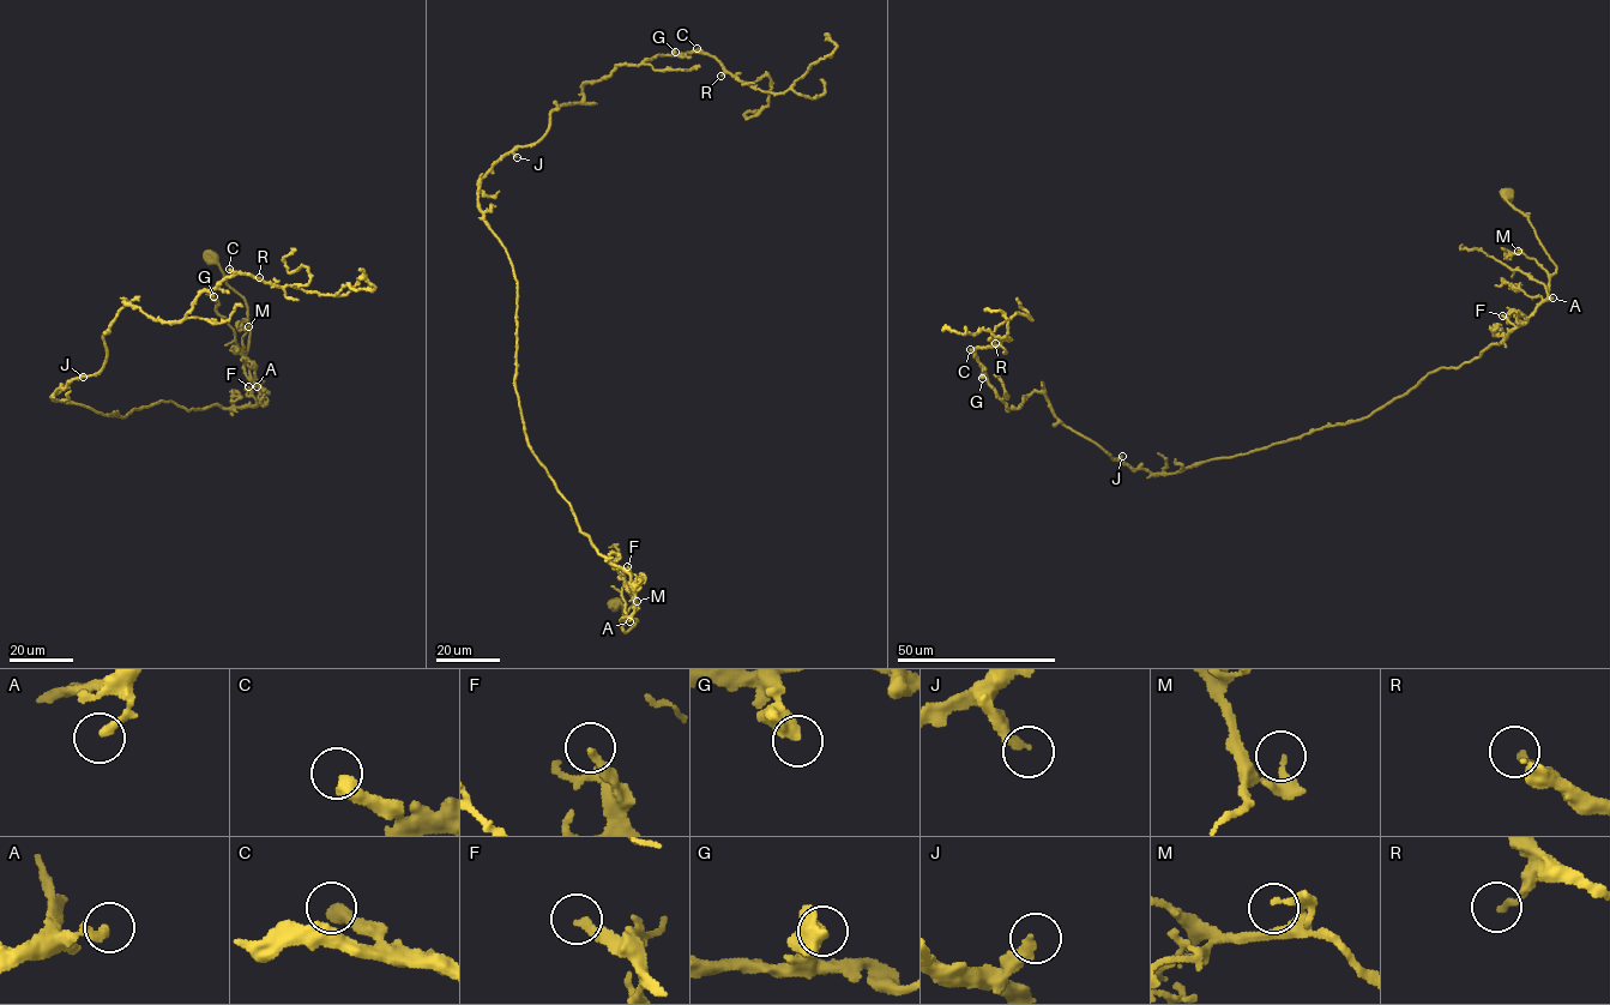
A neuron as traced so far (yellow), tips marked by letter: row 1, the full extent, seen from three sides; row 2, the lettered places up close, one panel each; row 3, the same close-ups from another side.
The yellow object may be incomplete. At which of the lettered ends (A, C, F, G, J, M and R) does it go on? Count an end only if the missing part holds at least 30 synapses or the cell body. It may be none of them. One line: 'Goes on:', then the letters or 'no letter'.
Goes on: F

